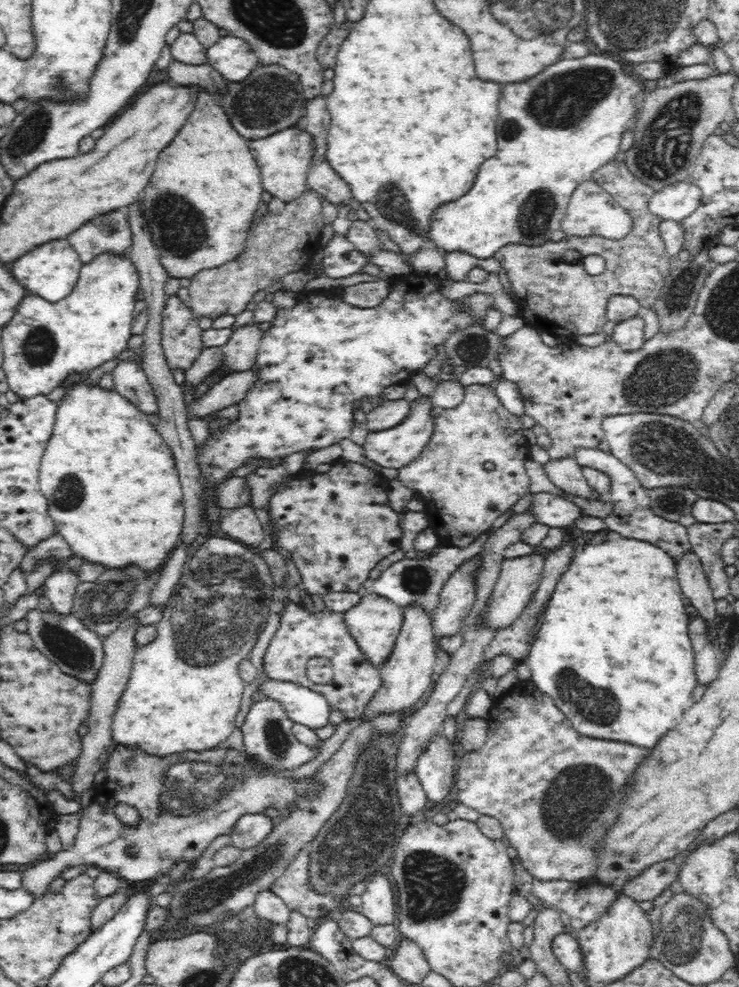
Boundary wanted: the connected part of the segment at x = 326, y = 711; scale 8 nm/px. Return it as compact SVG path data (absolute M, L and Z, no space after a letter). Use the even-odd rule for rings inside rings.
M276 679L262 680L259 688L260 696L280 703L292 722L312 729L328 724L332 708L322 694L292 682Z

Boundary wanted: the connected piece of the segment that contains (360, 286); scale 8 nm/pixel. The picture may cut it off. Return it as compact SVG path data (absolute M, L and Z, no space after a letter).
M388 277L378 281L362 282L342 288L341 298L346 303L360 307L372 308L378 306L391 293L392 282Z

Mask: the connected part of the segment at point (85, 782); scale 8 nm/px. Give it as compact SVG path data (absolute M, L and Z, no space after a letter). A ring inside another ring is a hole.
M132 615L130 618L126 618L124 622L120 622L118 629L103 638L104 658L102 666L100 666L100 672L98 672L96 680L91 685L90 712L86 720L88 732L81 738L81 753L76 760L74 778L70 782L77 797L92 786L94 775L103 768L106 758L108 758L108 752L113 746L112 719L118 701L122 697L122 692L126 690L130 679L132 660L137 651L136 639L134 639L137 628L137 616Z

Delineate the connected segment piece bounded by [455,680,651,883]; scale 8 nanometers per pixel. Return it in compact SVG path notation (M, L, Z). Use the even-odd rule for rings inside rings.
M530 680L520 681L515 687L512 687L504 694L504 696L501 696L500 699L493 701L487 721L488 738L486 738L486 744L480 750L476 750L476 752L459 752L458 754L455 784L458 786L459 802L465 804L468 808L474 808L481 815L491 816L500 821L500 825L504 829L504 835L510 840L511 846L516 848L516 852L518 852L517 856L520 858L522 866L524 866L534 879L544 881L562 879L584 883L586 879L590 879L596 874L596 866L598 866L596 850L600 848L602 840L606 838L606 830L612 824L616 824L616 820L618 820L620 800L622 800L622 796L626 792L626 786L630 782L630 776L646 760L646 756L650 754L651 750L644 750L644 748L635 744L618 744L618 742L612 742L612 740L590 740L586 736L578 736L578 732L572 728L572 724L566 720L566 716L552 704L550 696L541 692ZM572 780L578 786L578 796L582 796L582 798L576 798L574 796L574 790L576 790L574 784L566 784L566 782L572 782Z

